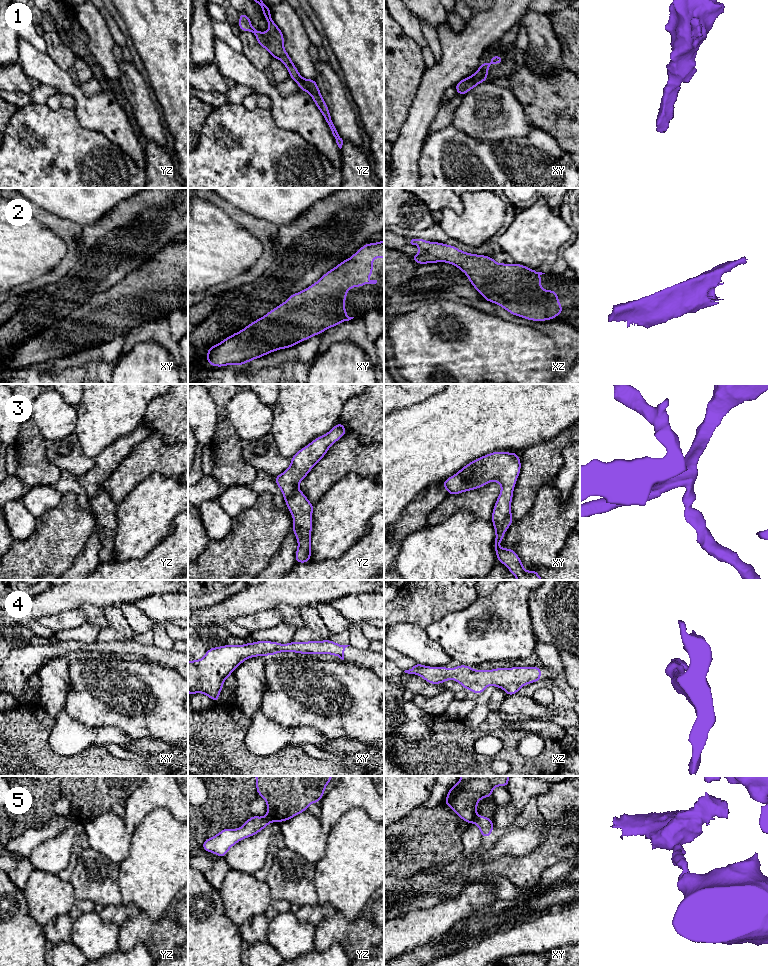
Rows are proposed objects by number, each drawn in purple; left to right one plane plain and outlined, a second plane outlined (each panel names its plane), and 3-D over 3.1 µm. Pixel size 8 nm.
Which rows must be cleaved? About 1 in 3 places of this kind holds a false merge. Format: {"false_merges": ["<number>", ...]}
{"false_merges": ["5"]}

